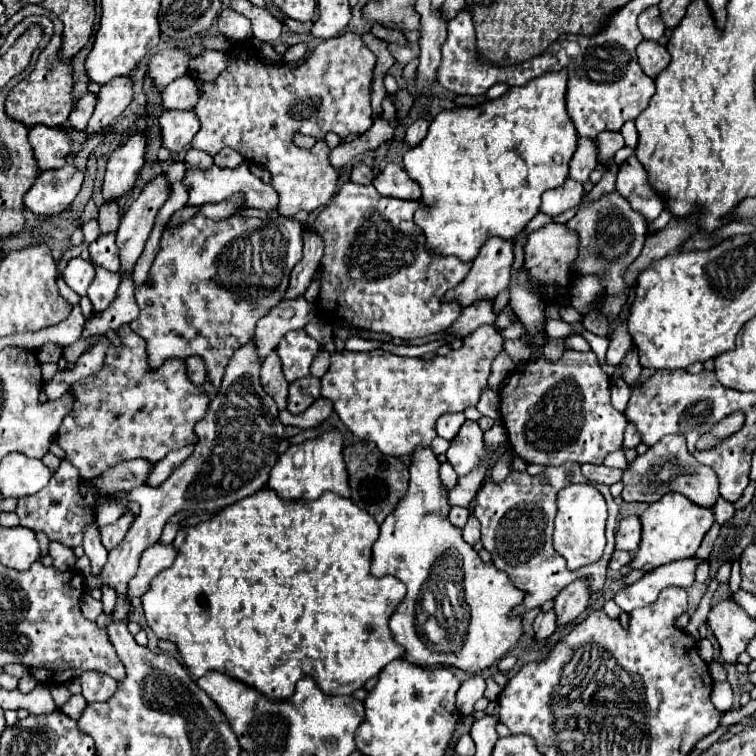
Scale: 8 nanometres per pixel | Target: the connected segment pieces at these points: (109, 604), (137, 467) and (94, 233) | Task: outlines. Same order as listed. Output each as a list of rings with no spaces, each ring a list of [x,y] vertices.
[[[103,587],[101,591],[103,591],[103,599],[101,601],[103,601],[105,613],[111,613],[115,609],[115,603],[117,603],[117,593],[113,589],[109,589],[109,587]]]
[[[141,459],[125,461],[125,463],[119,463],[119,465],[107,469],[105,473],[101,473],[101,477],[97,477],[93,481],[101,489],[105,489],[107,493],[115,493],[121,489],[129,491],[129,489],[135,489],[139,485],[145,485],[151,467],[153,465],[149,461],[141,461]]]
[[[91,219],[91,221],[87,221],[85,225],[83,225],[83,235],[85,235],[85,241],[87,243],[91,243],[91,241],[95,241],[97,237],[99,237],[99,221],[97,219]]]

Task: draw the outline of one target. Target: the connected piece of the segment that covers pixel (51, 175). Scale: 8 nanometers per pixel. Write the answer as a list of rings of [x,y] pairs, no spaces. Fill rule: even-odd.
[[[67,163],[61,169],[55,171],[43,171],[39,173],[37,181],[33,183],[33,187],[23,195],[25,207],[31,209],[33,213],[41,213],[41,215],[57,215],[61,213],[67,205],[71,205],[71,201],[77,197],[79,189],[83,183],[83,171],[77,171],[71,163]]]

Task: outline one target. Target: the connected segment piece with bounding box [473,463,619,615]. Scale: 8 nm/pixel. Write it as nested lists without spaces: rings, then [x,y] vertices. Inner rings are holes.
[[[565,463],[561,467],[547,467],[541,475],[531,477],[529,473],[509,473],[503,483],[493,483],[491,479],[485,479],[481,491],[477,493],[473,501],[473,513],[481,523],[481,543],[483,547],[493,555],[495,567],[505,571],[509,579],[525,591],[523,603],[515,609],[515,613],[525,615],[533,607],[541,607],[545,601],[557,597],[561,589],[565,589],[571,581],[579,577],[589,577],[591,579],[591,591],[597,593],[601,591],[605,583],[605,573],[607,573],[607,563],[613,555],[613,535],[617,527],[617,515],[619,507],[609,493],[607,485],[595,483],[595,487],[601,491],[601,495],[607,501],[609,507],[609,517],[607,517],[607,547],[605,553],[599,561],[585,565],[583,569],[569,571],[567,563],[563,557],[553,549],[553,519],[557,511],[557,493],[571,485],[571,483],[583,483],[581,475],[581,465],[579,463]]]

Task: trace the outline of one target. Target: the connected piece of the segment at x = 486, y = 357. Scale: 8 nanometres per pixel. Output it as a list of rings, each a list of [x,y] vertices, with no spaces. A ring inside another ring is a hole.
[[[481,325],[471,335],[465,337],[465,345],[457,351],[451,351],[445,357],[423,359],[423,357],[399,357],[389,351],[335,351],[331,353],[331,367],[321,377],[321,397],[331,399],[335,413],[341,417],[345,427],[359,439],[371,441],[379,447],[381,453],[403,457],[413,455],[419,447],[429,447],[435,433],[435,421],[449,411],[465,411],[467,407],[477,405],[481,391],[487,385],[491,373],[491,361],[503,349],[503,337],[493,325]]]

